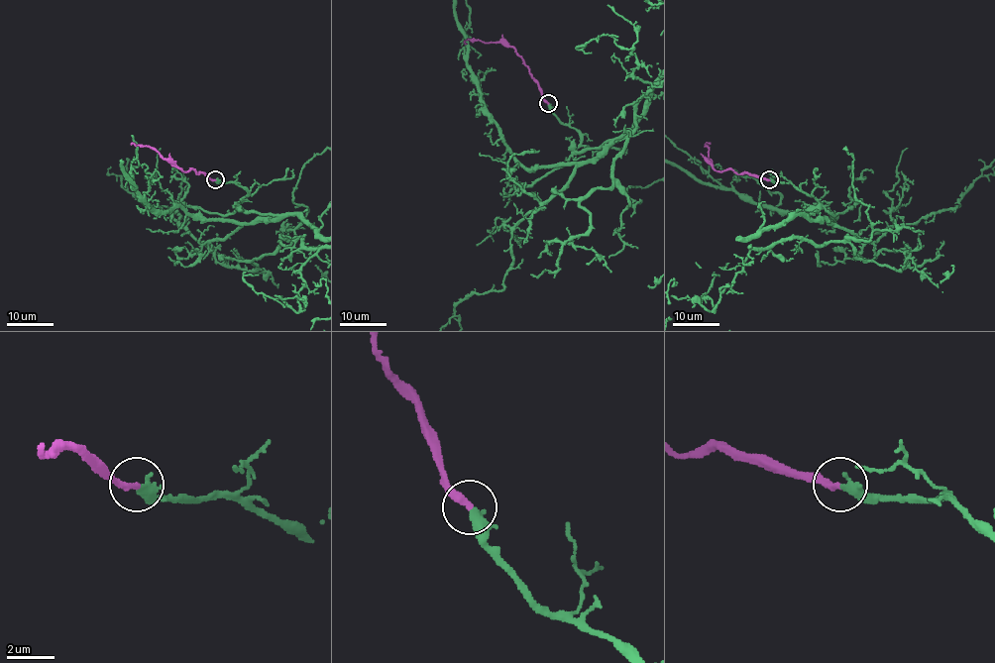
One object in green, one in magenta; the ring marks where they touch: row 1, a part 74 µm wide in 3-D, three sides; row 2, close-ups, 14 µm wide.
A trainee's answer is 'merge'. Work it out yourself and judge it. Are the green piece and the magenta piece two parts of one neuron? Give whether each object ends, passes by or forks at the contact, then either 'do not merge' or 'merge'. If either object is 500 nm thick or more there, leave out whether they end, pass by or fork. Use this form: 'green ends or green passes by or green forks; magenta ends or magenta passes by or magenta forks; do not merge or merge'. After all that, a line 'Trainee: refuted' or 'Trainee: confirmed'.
green passes by; magenta ends; merge
Trainee: confirmed

